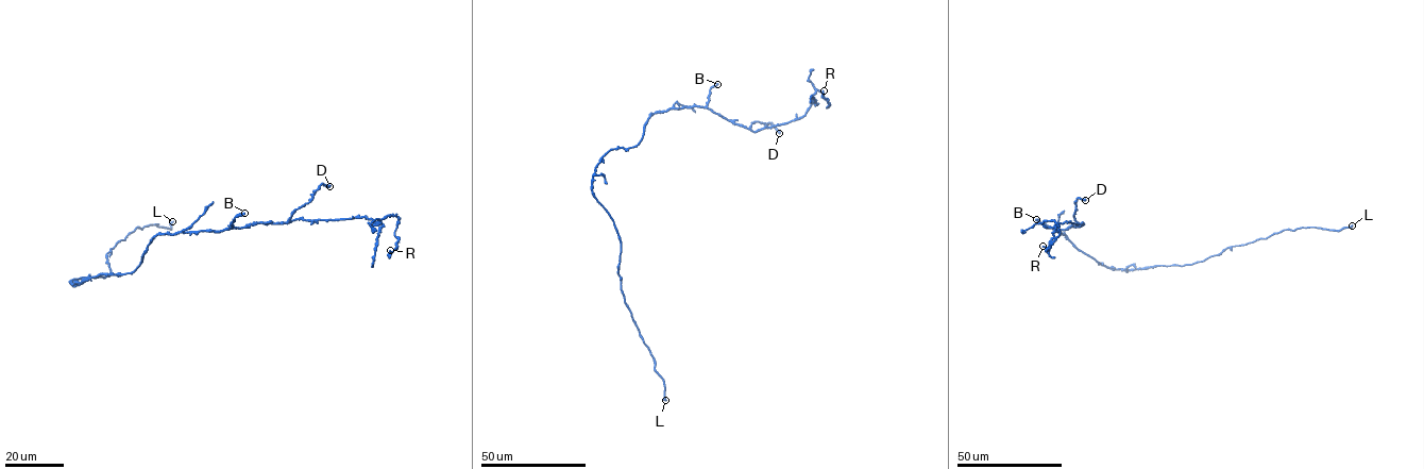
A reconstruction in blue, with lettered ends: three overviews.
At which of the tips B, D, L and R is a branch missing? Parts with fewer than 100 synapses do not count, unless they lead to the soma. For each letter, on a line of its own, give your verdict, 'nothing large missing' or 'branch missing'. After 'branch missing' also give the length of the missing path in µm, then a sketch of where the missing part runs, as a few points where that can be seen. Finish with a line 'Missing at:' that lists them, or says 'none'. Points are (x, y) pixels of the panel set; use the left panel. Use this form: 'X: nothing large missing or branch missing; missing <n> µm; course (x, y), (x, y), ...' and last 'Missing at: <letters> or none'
B: nothing large missing
D: nothing large missing
L: branch missing; missing 80 µm; course (172, 221), (184, 198), (192, 161), (213, 150), (221, 167), (227, 166), (224, 140), (217, 127), (188, 132)
R: nothing large missing
Missing at: L

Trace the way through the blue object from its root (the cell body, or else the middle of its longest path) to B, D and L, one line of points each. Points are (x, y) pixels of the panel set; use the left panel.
B: (120, 273), (132, 273), (141, 264), (147, 247), (157, 235), (225, 230), (232, 227), (236, 216), (244, 213)
D: (120, 273), (132, 273), (141, 264), (147, 247), (157, 235), (284, 223), (309, 202), (321, 184), (329, 186)
L: (120, 273), (70, 282), (108, 275), (106, 254), (120, 239), (136, 228), (171, 228), (172, 221)

